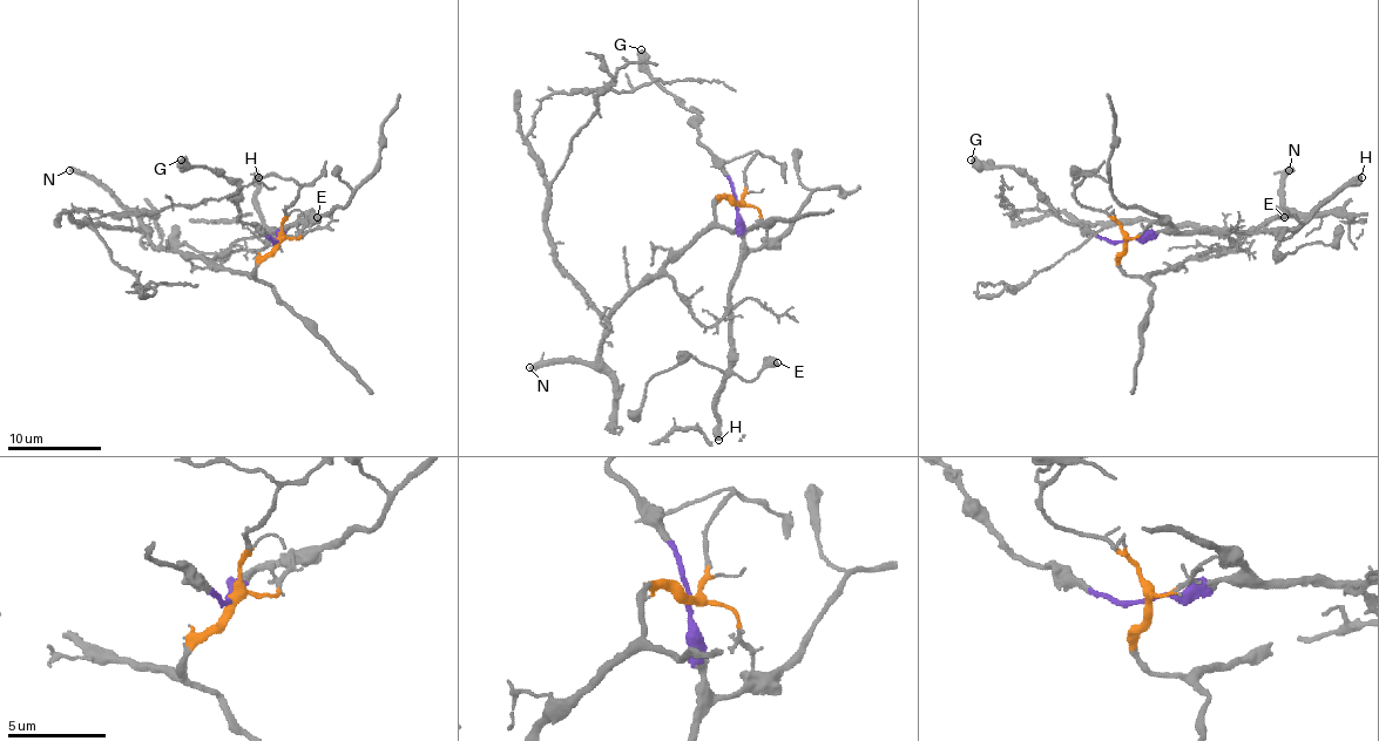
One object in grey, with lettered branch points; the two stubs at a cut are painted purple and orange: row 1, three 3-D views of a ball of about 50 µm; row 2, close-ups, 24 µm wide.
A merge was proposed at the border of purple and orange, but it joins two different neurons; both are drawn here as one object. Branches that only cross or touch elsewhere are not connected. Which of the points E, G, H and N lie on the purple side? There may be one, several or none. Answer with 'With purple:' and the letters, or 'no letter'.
With purple: E, G, H

